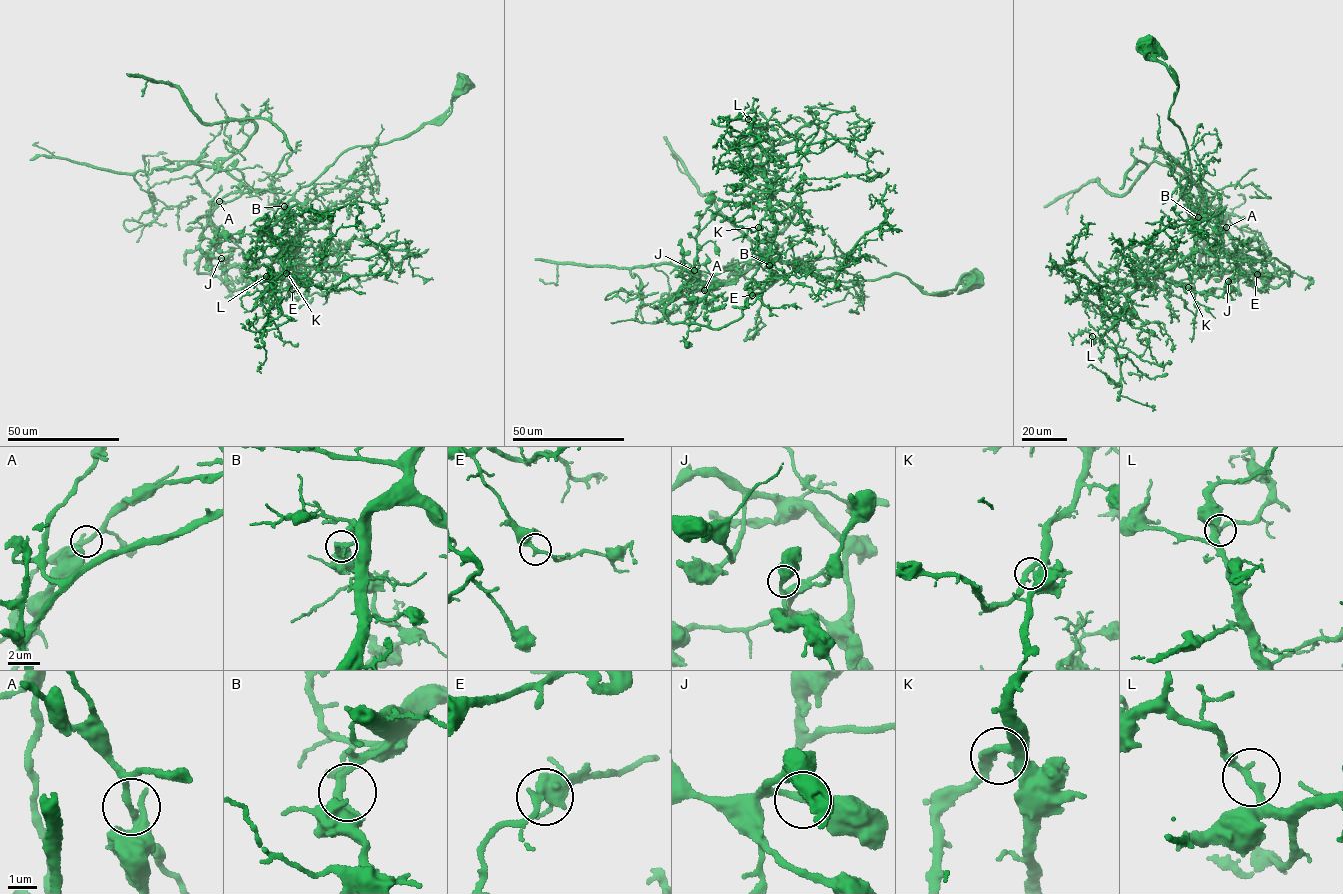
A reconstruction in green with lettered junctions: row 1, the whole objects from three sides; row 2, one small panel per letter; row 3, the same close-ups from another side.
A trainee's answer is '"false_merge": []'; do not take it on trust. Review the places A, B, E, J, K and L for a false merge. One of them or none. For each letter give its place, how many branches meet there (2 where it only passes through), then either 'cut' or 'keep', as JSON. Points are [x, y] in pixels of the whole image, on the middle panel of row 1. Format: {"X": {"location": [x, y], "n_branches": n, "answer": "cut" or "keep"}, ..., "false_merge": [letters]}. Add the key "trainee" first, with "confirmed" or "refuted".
{"trainee": "refuted", "A": {"location": [704, 290], "n_branches": 2, "answer": "cut"}, "B": {"location": [769, 265], "n_branches": 2, "answer": "keep"}, "E": {"location": [752, 295], "n_branches": 2, "answer": "keep"}, "J": {"location": [694, 270], "n_branches": 2, "answer": "keep"}, "K": {"location": [758, 227], "n_branches": 2, "answer": "keep"}, "L": {"location": [748, 119], "n_branches": 2, "answer": "keep"}, "false_merge": ["A"]}

